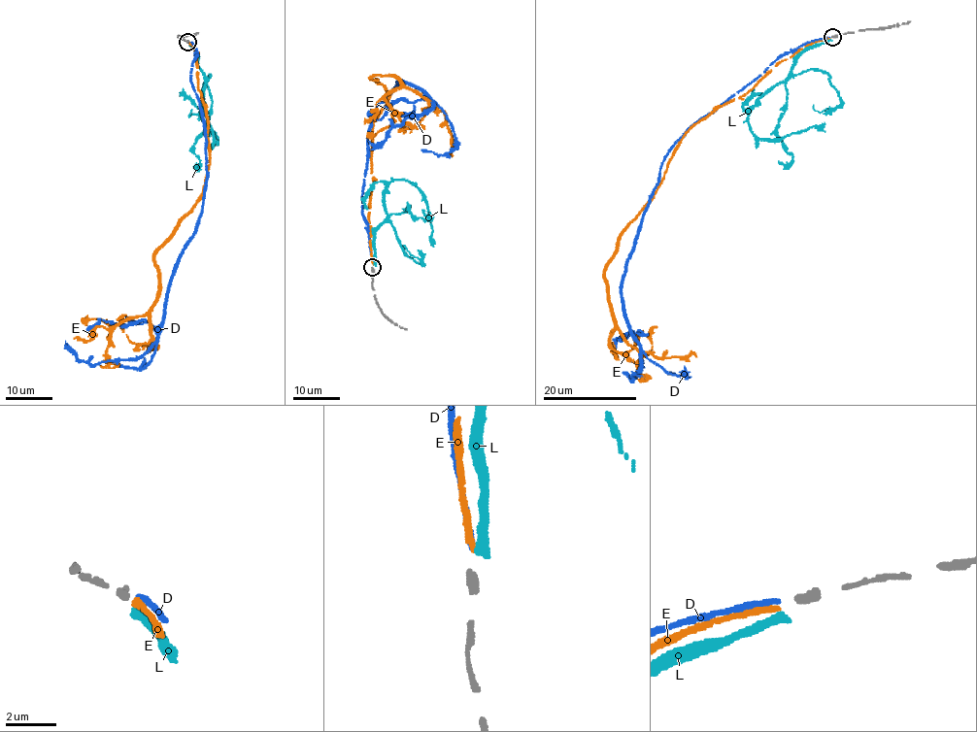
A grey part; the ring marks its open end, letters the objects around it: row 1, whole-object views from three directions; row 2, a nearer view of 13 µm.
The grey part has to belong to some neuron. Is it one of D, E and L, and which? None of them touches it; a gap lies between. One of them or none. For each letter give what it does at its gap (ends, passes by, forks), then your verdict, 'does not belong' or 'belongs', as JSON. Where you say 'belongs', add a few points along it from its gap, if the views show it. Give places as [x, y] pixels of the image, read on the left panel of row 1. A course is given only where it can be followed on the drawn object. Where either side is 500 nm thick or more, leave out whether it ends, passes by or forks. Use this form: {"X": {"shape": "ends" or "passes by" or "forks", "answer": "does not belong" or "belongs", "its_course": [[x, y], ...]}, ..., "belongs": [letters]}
{"D": {"shape": "ends", "answer": "does not belong"}, "E": {"shape": "ends", "answer": "belongs", "its_course": [[189, 44], [198, 54], [207, 105], [206, 182], [155, 253], [157, 301], [111, 337], [98, 319], [82, 322]]}, "L": {"shape": "ends", "answer": "does not belong"}, "belongs": ["E"]}

